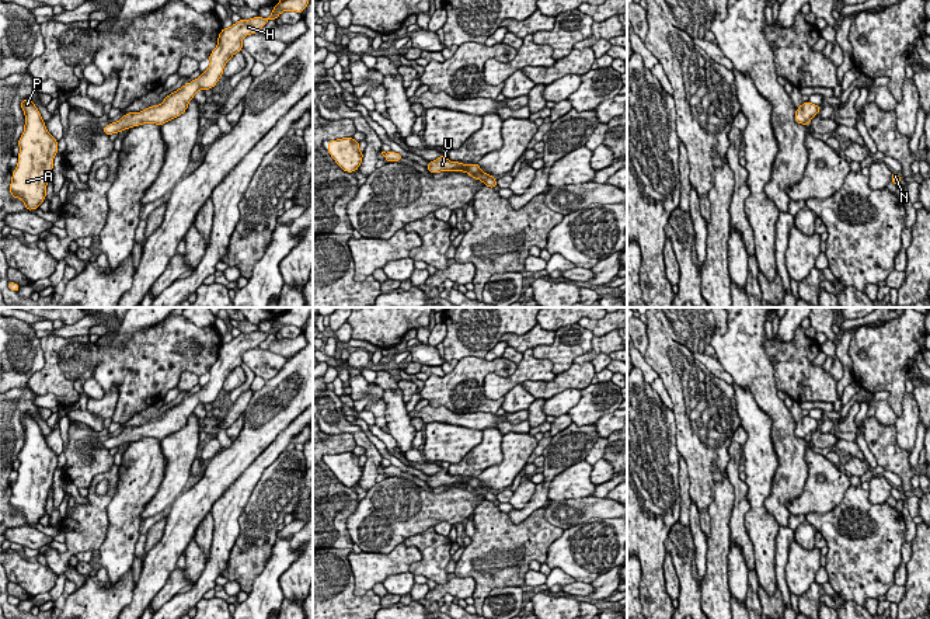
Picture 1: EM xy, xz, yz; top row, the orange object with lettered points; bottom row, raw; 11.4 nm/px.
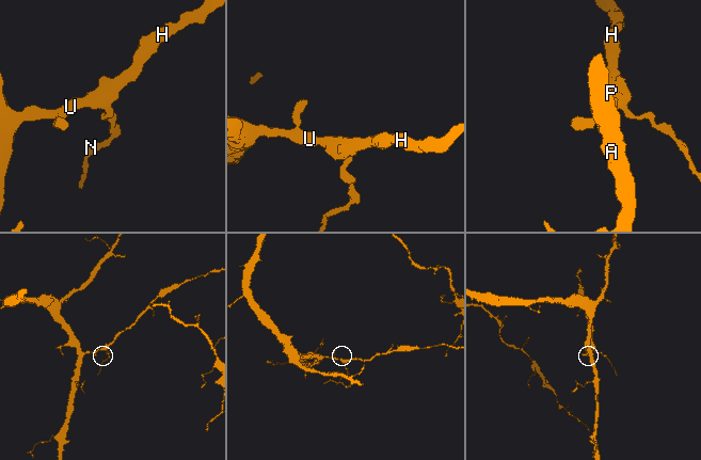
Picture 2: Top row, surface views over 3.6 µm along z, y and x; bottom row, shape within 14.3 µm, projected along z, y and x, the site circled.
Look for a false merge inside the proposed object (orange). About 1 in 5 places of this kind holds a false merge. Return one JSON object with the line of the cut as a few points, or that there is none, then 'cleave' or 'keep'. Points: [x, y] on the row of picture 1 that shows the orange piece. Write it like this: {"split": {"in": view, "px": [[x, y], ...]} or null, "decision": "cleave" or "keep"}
{"split": null, "decision": "keep"}

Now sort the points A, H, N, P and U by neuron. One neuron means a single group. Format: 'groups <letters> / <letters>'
groups A H N P U

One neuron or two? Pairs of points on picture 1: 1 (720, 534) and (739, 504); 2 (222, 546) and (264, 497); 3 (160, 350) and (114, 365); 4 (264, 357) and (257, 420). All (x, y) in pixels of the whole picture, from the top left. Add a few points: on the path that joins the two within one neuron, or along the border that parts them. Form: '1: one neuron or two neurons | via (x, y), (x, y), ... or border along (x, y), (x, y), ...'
1: two neurons | border along (734, 487), (730, 543)
2: two neurons | border along (251, 494), (239, 518), (239, 536), (227, 556)
3: one neuron | via (149, 361), (145, 365), (125, 365)
4: two neurons | border along (288, 360), (265, 381)

